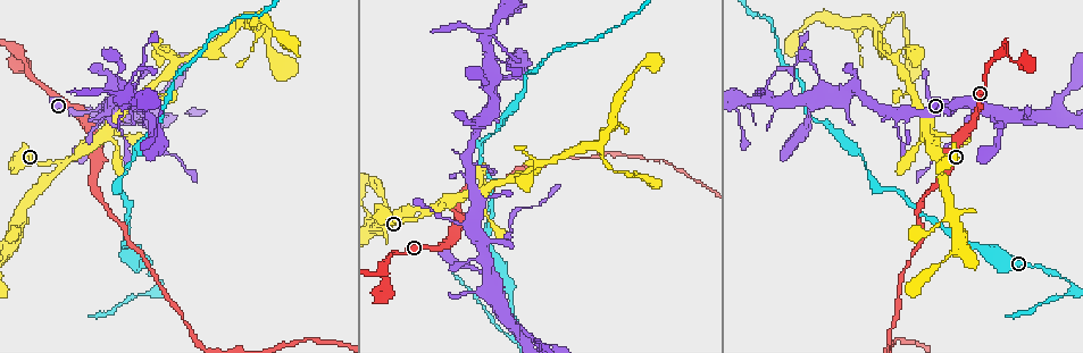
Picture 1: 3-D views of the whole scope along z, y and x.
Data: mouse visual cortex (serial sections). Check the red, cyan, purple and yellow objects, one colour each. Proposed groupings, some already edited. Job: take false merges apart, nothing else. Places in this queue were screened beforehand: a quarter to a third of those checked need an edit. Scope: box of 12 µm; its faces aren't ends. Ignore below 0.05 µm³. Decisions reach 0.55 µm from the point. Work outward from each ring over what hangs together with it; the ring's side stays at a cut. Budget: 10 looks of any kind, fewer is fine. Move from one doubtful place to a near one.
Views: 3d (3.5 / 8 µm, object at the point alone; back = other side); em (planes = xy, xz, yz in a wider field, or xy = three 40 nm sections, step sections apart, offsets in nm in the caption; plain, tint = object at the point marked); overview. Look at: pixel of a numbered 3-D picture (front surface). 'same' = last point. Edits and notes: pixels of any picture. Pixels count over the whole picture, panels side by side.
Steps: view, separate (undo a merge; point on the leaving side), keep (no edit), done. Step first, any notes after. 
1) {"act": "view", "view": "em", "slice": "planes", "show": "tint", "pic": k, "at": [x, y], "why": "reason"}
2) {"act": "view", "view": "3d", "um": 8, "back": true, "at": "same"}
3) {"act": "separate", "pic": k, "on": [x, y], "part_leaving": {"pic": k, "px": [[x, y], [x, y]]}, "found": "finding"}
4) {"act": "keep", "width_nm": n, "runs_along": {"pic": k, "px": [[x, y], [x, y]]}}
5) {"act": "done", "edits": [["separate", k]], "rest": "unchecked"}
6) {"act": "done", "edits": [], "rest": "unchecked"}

{"act": "view", "view": "3d", "um": 3.5, "back": true, "pic": 1, "at": [384, 268], "why": "arms part here"}

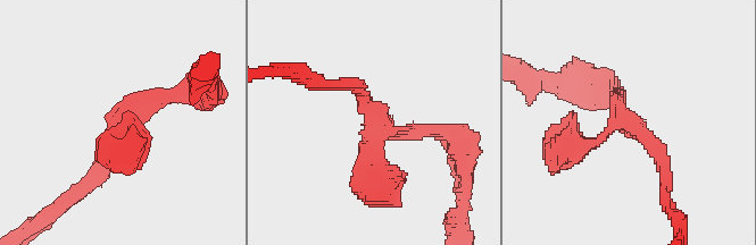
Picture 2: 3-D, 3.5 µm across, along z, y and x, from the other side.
{"act": "view", "view": "em", "slice": "xy", "step": 5, "show": "tint", "pic": 2, "at": [374, 127], "arms": 3, "arm_widths_nm": [200, 200, 250], "why": "need the tissue"}

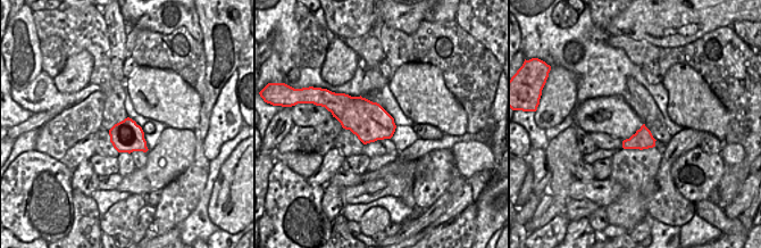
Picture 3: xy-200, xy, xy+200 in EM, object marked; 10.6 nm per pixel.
{"act": "keep", "found": "all the same cell"}

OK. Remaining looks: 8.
{"act": "view", "view": "em", "slice": "planes", "show": "tint", "pic": 1, "at": [974, 105], "why": "abrupt turn"}

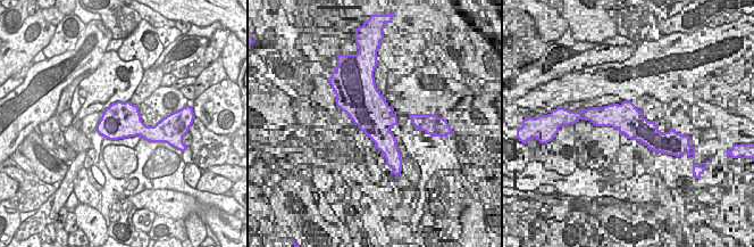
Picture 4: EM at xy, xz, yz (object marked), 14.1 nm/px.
{"act": "view", "view": "3d", "um": 3.5, "at": "same", "why": "wider look"}

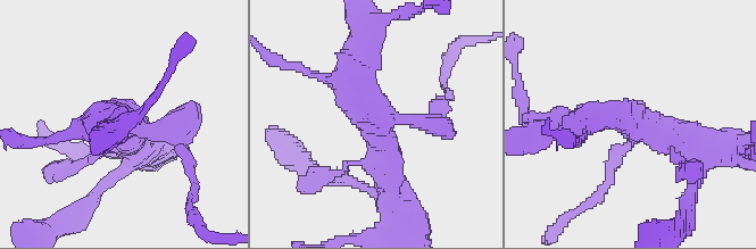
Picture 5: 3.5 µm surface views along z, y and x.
{"act": "keep", "arm_widths_nm": [200, 300, 400], "runs_along": {"pic": 5, "px": [[326, 77], [380, 121], [390, 184]]}, "found": "continuous, no second cell"}

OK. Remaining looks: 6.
{"act": "view", "view": "3d", "um": 3.5, "pic": 1, "at": [160, 279], "why": "side arm on a straight run"}

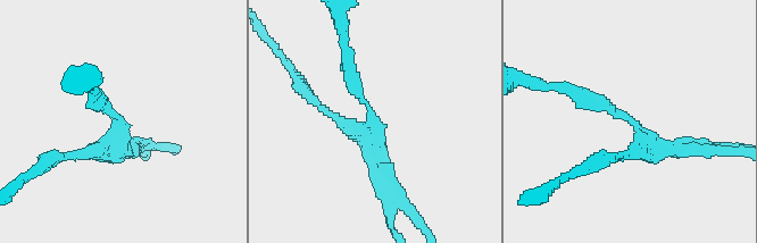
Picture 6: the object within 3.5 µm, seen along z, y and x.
{"act": "view", "view": "em", "slice": "xy", "step": 1, "show": "tint", "pic": 6, "at": [111, 113], "arms": 3, "arm_widths_nm": [200, 200, 250], "why": "need the tissue"}

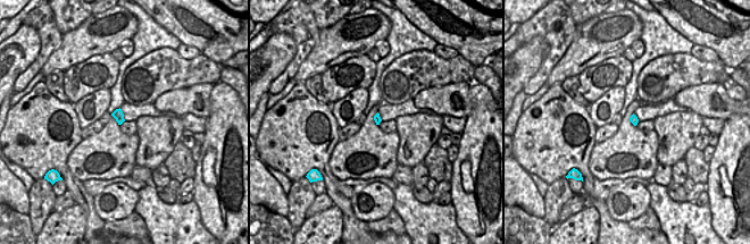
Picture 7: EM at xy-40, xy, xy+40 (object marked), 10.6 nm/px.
{"act": "separate", "pic": 6, "on": [635, 153], "part_leaving": {"pic": 6, "px": [[643, 134], [638, 151], [582, 169]]}, "found": "two cells meet here"}

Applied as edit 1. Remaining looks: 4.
{"act": "view", "view": "3d", "um": 3.5, "pic": 1, "at": [422, 213]}

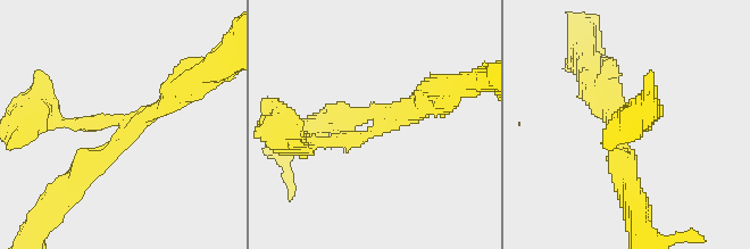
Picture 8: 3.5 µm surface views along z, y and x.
{"act": "view", "view": "em", "slice": "xy", "step": 2, "show": "tint", "pic": 8, "at": [376, 126], "arms": 3, "arm_widths_nm": [150, 250, 300]}

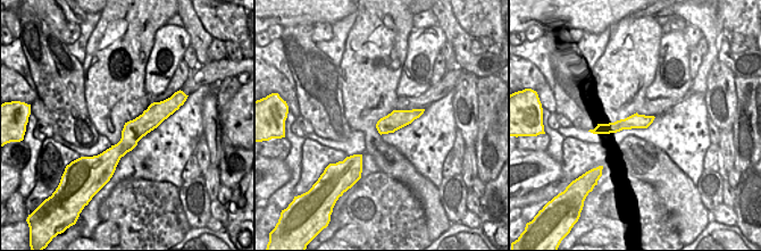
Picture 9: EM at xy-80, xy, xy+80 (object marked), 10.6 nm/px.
{"act": "keep", "found": "one cell here"}

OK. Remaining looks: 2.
{"act": "done", "edits": [["separate", 6]], "rest": "unchecked"}

